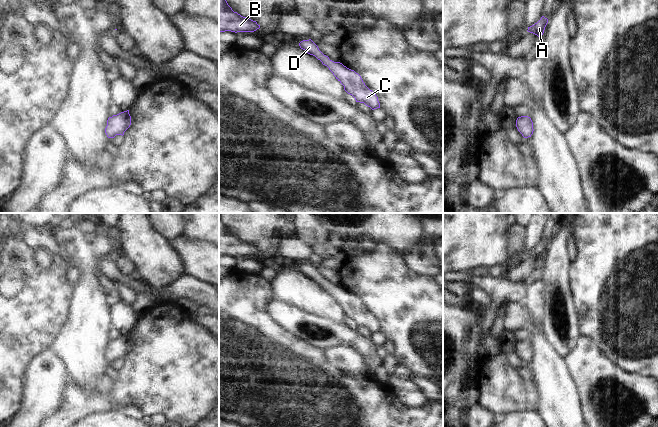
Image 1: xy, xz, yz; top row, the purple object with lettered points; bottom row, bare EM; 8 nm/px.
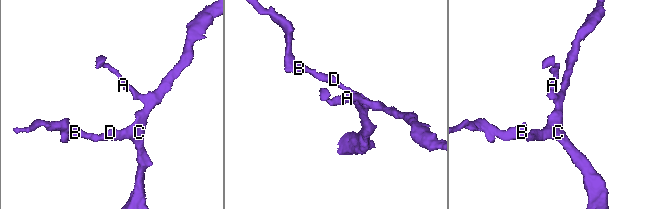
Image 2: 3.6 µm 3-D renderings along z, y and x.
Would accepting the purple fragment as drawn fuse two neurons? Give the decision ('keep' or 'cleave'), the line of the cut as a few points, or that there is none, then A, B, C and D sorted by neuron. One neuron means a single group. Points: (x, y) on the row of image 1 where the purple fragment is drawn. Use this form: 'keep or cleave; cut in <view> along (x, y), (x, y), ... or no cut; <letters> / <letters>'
keep; no cut; A B C D

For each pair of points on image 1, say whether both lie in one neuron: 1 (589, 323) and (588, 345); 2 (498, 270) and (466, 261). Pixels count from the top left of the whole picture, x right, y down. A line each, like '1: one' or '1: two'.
1: two
2: two

